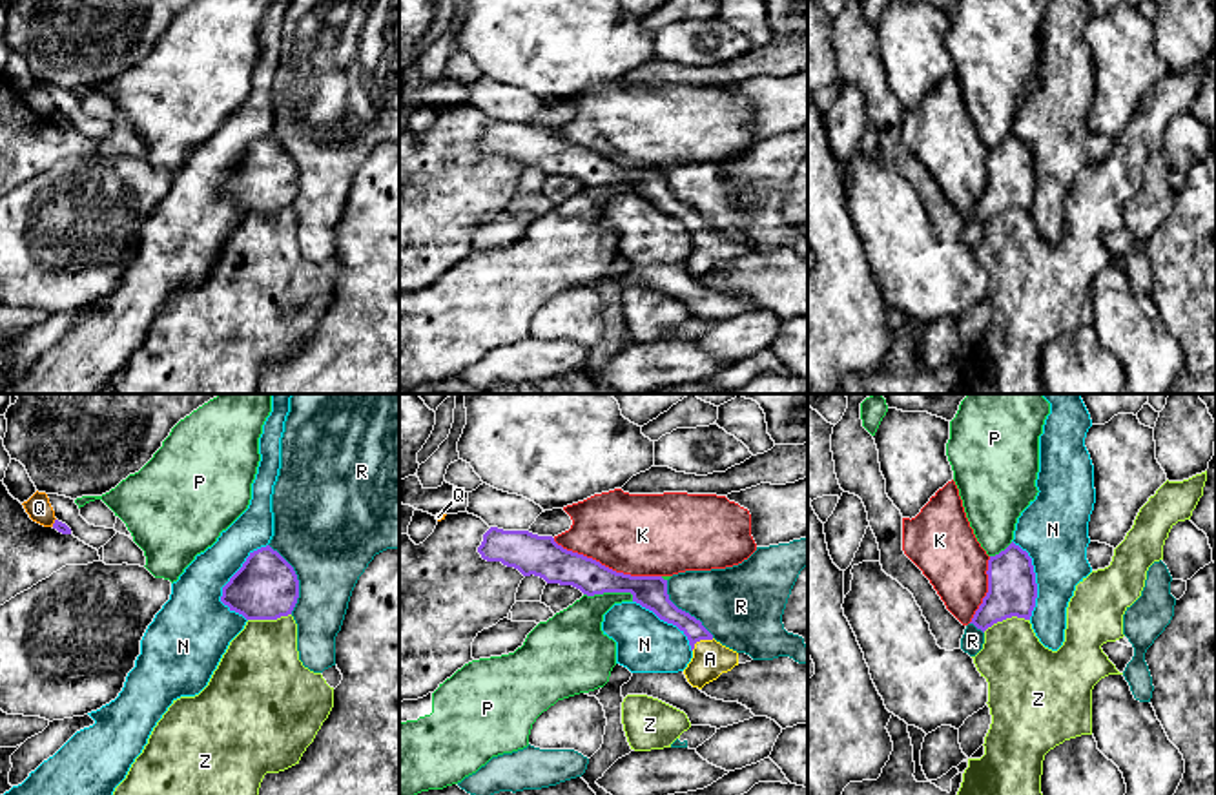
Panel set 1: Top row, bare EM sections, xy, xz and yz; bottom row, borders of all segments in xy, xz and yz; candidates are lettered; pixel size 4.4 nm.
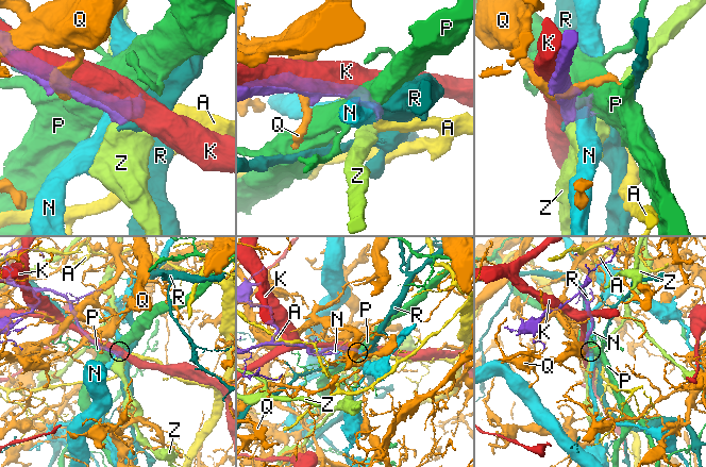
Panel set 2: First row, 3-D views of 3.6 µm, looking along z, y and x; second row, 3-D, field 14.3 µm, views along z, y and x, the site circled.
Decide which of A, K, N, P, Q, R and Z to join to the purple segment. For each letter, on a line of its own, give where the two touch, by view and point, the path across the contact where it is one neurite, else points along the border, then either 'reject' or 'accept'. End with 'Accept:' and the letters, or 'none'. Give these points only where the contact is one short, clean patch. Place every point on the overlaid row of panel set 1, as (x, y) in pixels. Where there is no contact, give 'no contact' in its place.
A: contact xz (700, 639); way xz (659, 602), (700, 639), (710, 659); accept
K: contact xz (608, 567); reject
N: contact xy (228, 582); reject
P: contact xz (611, 591); border xz (584, 595), (629, 593), (633, 600); reject
Q: contact xy (55, 522); reject
R: contact xy (296, 578); reject
Z: contact yz (1005, 619); reject
Accept: A

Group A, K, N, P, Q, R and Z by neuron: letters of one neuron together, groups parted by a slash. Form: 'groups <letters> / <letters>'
groups A / K / N / P / Q / R / Z

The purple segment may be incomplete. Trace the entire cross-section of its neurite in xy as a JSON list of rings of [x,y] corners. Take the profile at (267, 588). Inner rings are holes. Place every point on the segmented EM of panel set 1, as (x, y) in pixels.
[[[270,545],[246,558],[222,587],[221,602],[246,620],[277,620],[292,614],[299,598],[294,567]]]

